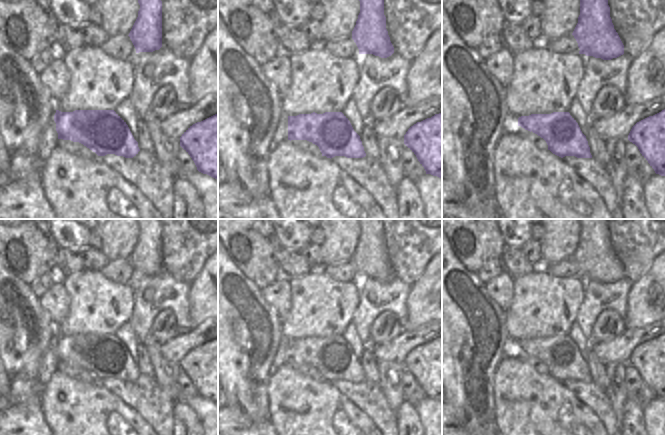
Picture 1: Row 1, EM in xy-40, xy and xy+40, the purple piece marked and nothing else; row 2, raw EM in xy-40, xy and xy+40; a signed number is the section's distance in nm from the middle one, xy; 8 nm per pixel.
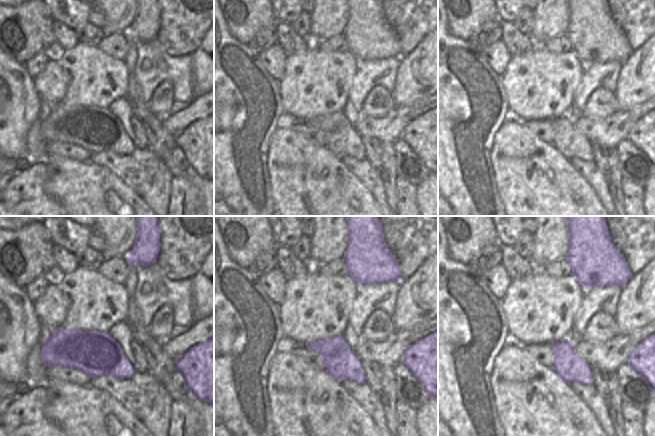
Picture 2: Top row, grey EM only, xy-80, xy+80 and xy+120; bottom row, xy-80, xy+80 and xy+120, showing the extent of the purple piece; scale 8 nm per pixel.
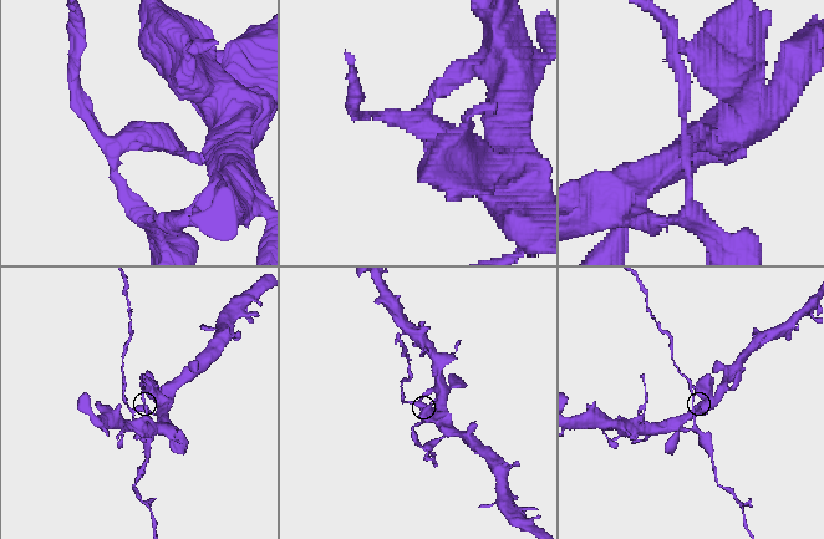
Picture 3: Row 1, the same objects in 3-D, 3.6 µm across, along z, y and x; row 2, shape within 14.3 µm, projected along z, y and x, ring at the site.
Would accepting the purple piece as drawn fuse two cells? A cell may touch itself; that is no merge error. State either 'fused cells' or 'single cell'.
fused cells

